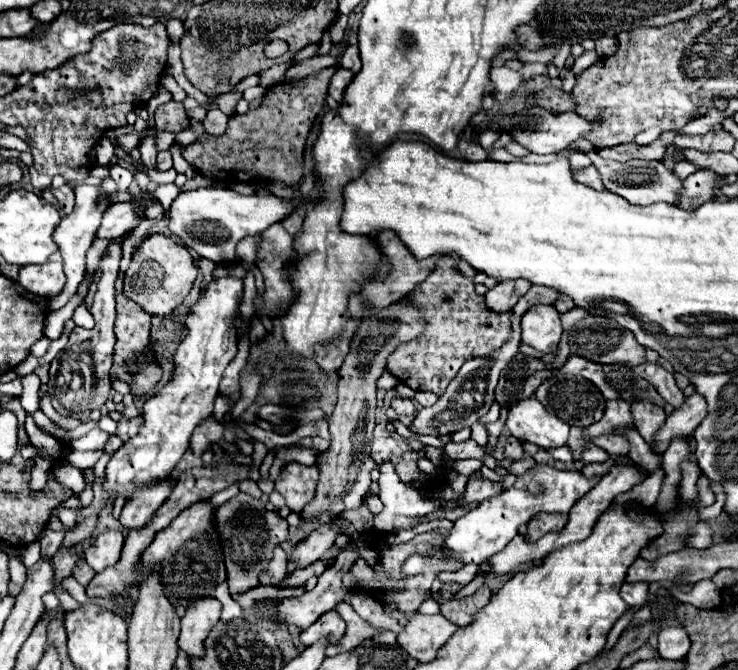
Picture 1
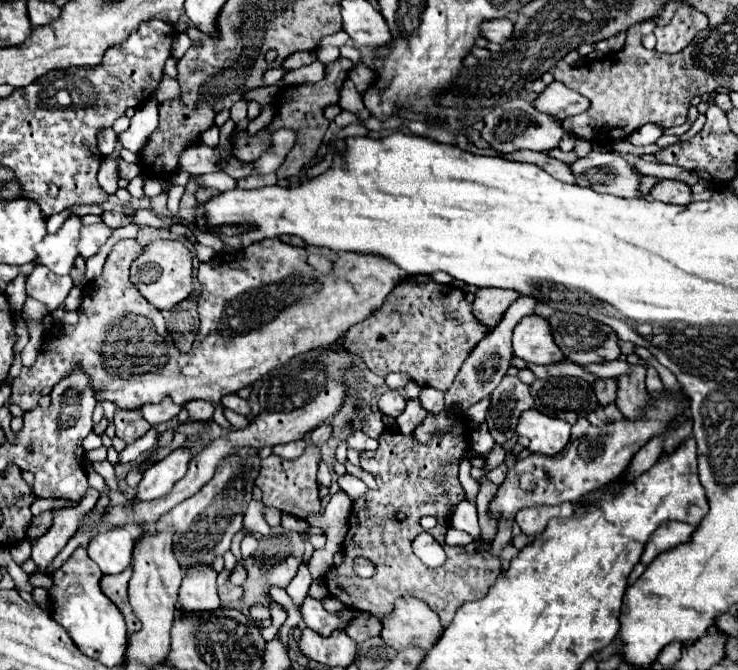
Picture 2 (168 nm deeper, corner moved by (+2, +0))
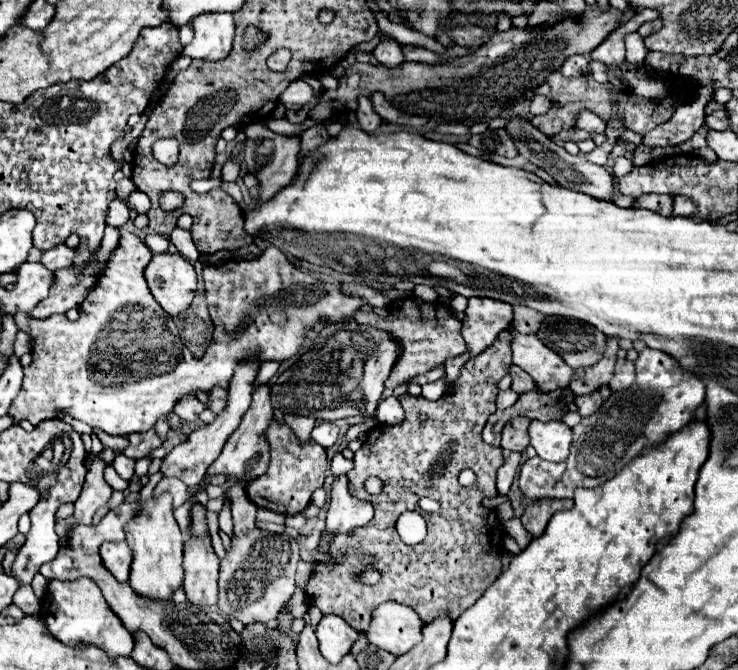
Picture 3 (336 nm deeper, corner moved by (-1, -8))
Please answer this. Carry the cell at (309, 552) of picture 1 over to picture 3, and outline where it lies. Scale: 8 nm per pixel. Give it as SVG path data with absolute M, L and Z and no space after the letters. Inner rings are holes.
M240 484L228 488L226 496L232 502L232 538L230 548L220 564L218 578L218 602L216 606L226 614L234 616L242 624L270 622L278 616L280 608L290 600L296 590L294 574L298 564L298 544L286 534L260 534L256 528L256 506L248 500ZM250 510L254 510L250 514Z

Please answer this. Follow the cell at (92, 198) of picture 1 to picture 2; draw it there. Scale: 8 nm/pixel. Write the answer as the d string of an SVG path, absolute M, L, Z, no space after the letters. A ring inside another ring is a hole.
M71 214L55 234L47 234L37 244L37 262L51 268L55 274L69 274L79 256L79 232L81 216Z

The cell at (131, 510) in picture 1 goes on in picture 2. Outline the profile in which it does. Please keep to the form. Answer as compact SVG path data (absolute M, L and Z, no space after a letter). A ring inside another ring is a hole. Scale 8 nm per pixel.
M173 450L169 456L155 462L151 468L145 470L137 486L135 500L149 502L169 494L173 484L185 476L189 460L191 460L189 450Z

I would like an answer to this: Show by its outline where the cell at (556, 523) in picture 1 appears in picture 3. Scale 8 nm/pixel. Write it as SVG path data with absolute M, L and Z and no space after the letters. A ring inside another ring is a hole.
M548 498L534 500L532 504L526 506L522 514L522 524L534 538L538 538L544 532L548 520L560 510L570 510L572 504L574 504L572 500L548 500Z

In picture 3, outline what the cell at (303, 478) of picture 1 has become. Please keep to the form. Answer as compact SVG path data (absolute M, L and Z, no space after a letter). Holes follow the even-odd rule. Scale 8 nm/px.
M274 418L266 428L266 432L268 432L266 440L270 446L270 466L266 474L254 478L246 486L246 494L260 508L274 510L280 514L298 514L310 504L312 492L324 484L324 472L328 464L326 450L312 438L308 442L300 442L288 424L278 422Z

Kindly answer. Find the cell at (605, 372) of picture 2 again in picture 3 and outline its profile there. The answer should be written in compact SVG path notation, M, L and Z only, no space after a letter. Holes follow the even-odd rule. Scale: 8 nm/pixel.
M516 334L512 338L512 362L532 376L540 392L566 388L574 372L534 334Z

